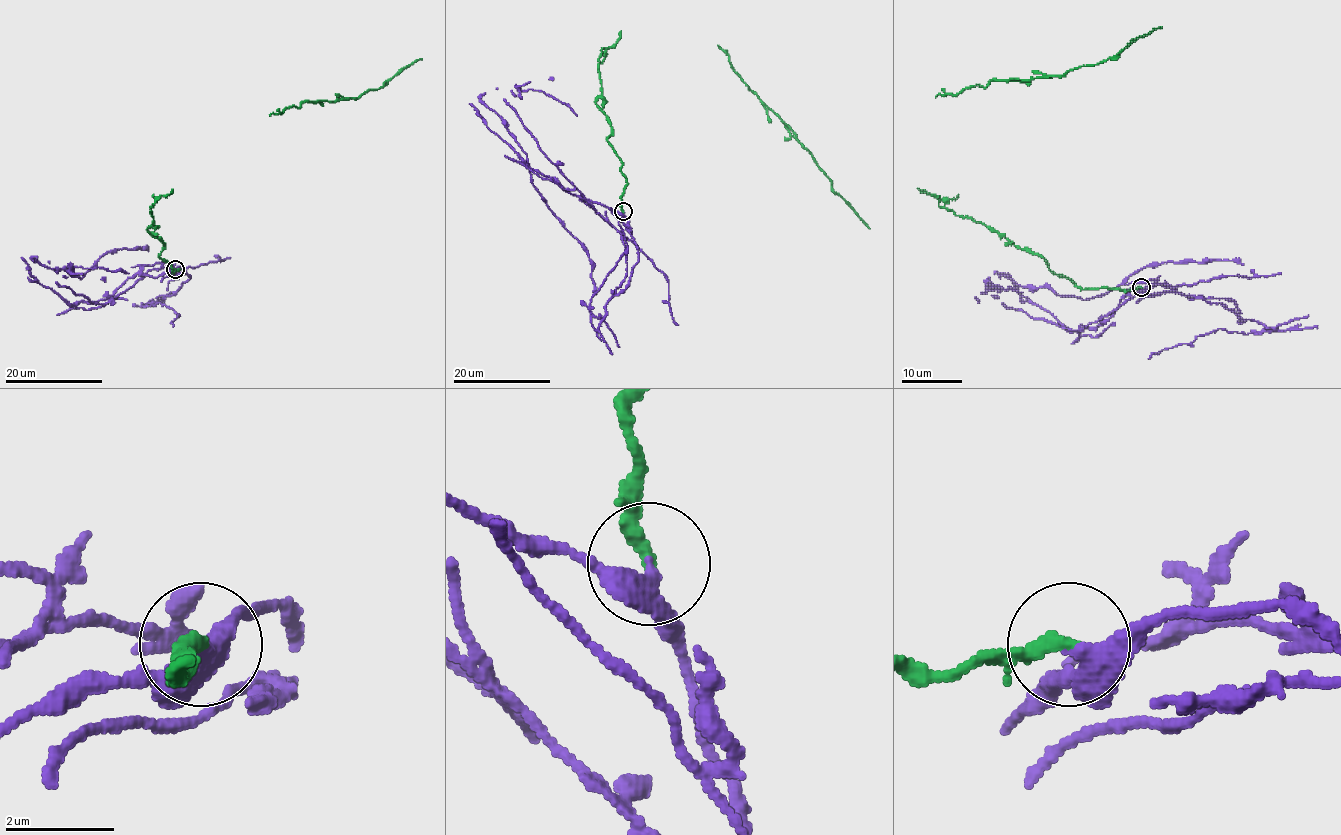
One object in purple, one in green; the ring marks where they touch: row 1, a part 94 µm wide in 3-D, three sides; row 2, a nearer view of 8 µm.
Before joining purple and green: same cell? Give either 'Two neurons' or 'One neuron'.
Two neurons

